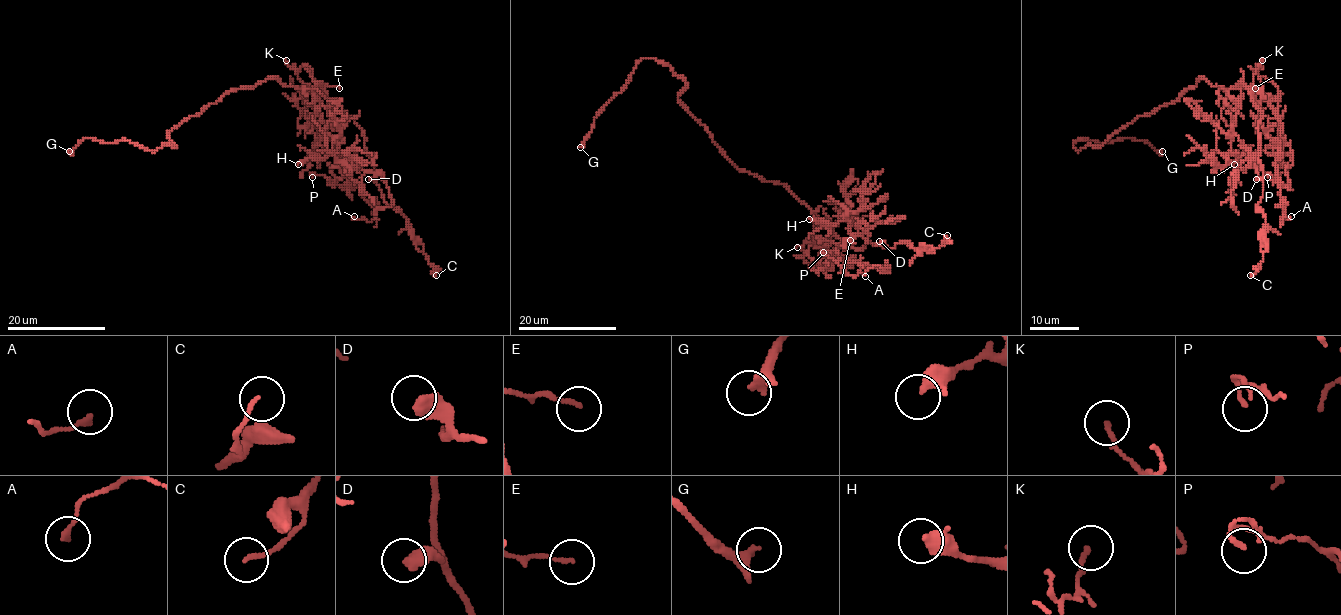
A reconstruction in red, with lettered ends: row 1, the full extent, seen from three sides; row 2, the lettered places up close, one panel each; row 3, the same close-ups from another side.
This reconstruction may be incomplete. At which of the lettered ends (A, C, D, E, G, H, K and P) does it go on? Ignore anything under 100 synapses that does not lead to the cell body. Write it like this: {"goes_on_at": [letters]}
{"goes_on_at": ["G"]}

